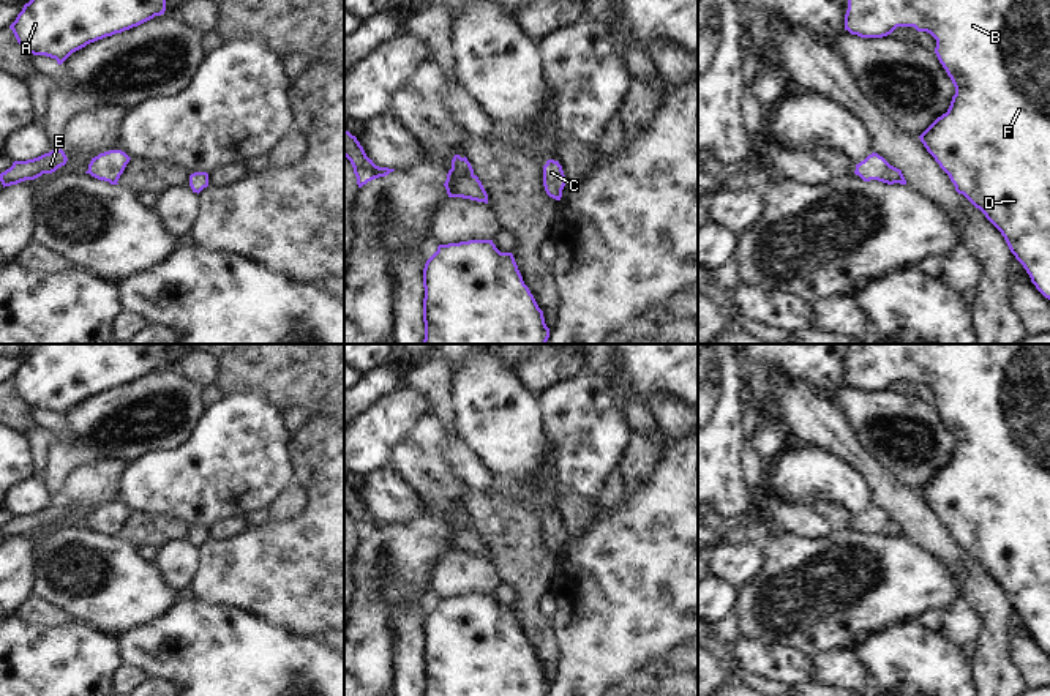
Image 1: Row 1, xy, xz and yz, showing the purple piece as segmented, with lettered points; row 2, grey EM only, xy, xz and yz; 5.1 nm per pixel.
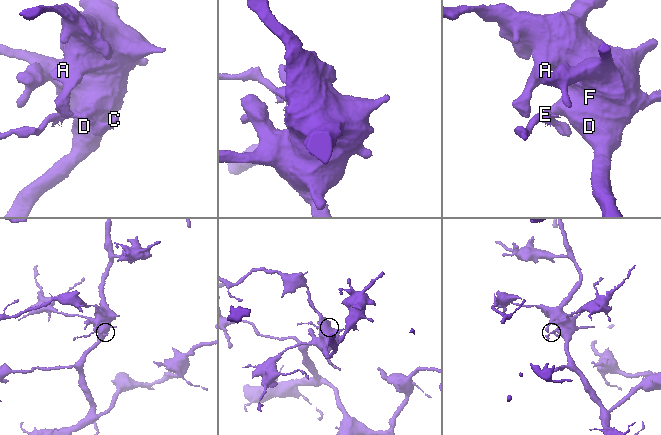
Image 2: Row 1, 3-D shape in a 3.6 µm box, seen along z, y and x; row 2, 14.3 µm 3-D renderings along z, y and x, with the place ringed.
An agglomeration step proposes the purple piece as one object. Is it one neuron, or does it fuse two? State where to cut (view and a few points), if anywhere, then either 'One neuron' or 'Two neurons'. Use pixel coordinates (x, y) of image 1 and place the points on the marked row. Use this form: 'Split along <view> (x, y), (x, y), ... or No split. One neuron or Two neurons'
Split along xz (452, 160), (452, 166), (458, 172), (472, 175). Two neurons.

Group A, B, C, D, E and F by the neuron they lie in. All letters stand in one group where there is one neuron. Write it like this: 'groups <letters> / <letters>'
groups A B D F / C E

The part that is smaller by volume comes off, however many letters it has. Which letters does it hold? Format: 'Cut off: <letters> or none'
Cut off: C, E

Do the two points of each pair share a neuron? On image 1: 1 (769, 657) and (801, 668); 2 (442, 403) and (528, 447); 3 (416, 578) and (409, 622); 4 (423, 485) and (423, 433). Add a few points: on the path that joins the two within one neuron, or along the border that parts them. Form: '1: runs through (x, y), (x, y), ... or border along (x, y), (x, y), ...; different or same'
1: runs through (777, 662), (793, 668); same
2: border along (450, 379), (453, 423), (457, 433), (468, 444); different
3: border along (419, 594), (406, 591), (389, 616); different
4: runs through (423, 472), (423, 445); same

